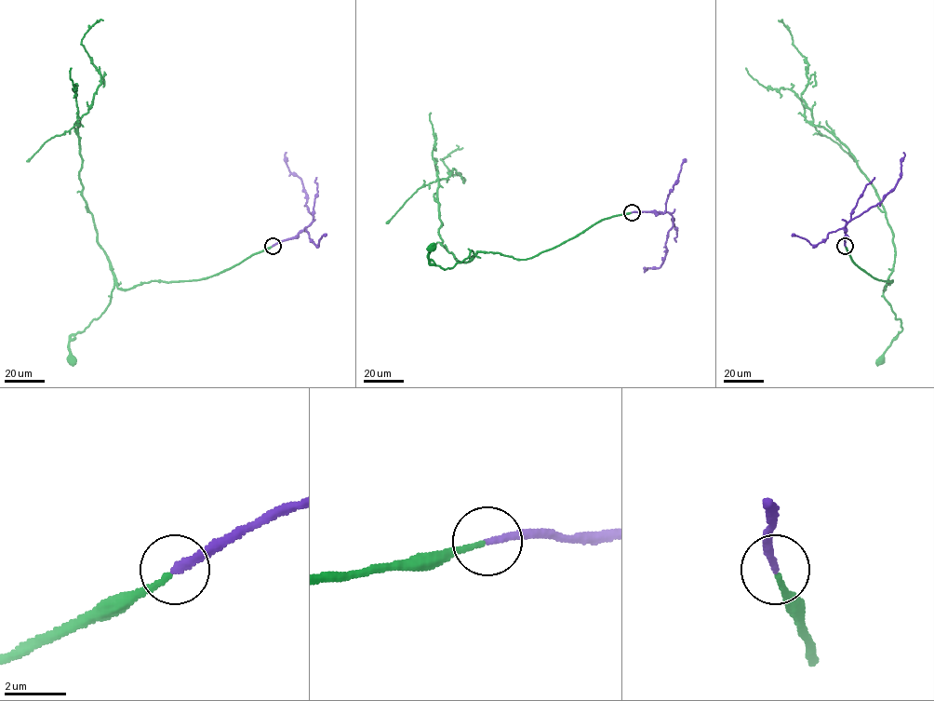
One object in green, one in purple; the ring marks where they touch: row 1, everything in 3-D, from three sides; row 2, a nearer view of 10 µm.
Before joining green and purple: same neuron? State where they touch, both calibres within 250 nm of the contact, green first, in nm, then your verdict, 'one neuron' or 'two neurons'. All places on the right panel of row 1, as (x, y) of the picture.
(845, 246) | 180/240 nm | one neuron

